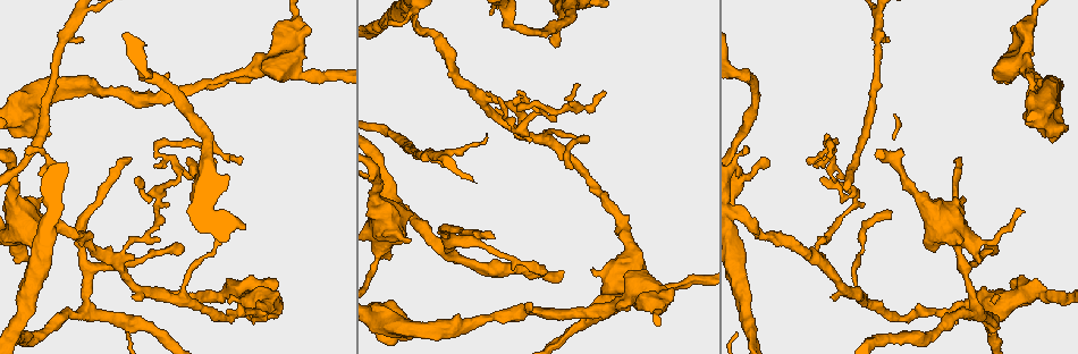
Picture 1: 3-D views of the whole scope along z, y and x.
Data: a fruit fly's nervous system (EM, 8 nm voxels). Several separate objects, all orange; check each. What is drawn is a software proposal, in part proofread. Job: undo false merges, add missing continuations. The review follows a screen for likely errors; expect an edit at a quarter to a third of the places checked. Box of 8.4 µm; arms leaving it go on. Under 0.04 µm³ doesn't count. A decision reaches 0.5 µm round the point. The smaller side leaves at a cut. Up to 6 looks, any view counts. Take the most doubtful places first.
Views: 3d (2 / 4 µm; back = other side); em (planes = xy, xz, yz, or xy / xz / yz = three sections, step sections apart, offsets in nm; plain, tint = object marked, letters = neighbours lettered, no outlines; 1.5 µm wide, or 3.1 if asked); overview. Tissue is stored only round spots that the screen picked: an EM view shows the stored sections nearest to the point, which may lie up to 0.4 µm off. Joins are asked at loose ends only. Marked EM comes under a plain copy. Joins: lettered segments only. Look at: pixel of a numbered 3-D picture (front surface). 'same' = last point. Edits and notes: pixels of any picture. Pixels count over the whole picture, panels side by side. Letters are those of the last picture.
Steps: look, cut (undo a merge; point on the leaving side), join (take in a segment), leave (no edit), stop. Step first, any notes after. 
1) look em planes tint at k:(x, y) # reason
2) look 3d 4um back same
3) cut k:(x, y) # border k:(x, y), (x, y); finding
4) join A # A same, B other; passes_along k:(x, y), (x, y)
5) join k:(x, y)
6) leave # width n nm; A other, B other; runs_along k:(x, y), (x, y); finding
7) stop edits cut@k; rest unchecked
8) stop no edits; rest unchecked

look em xy step 8 tint at 1:(409, 240) # an open end

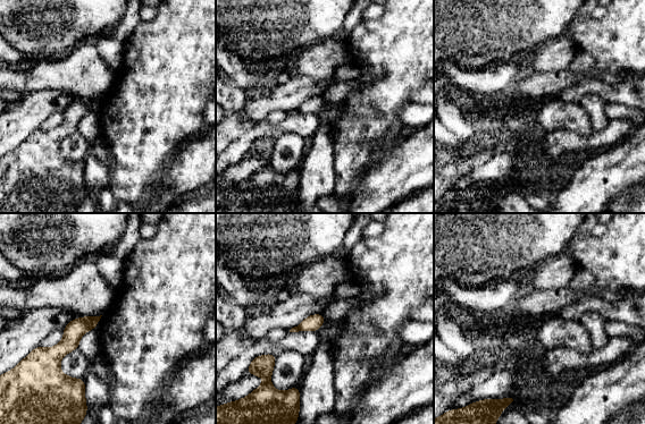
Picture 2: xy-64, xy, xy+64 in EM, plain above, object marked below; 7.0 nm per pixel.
look em planes letters same # cut it another way

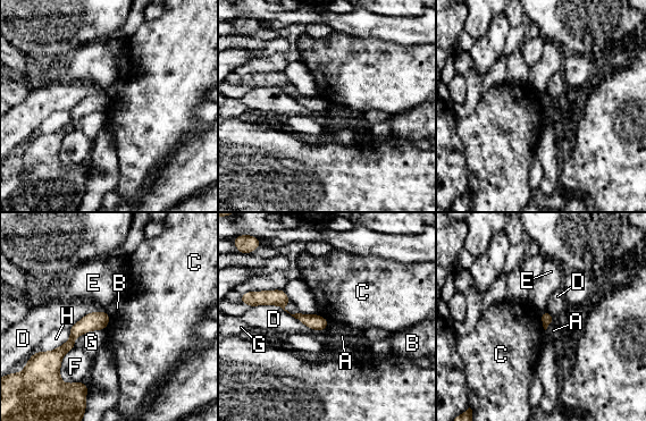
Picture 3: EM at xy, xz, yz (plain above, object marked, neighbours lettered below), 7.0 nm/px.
leave # A other, B other, C other, D other, E other, F other, G other, H other; border 3:(539, 313), (542, 326), (545, 329); no lettered segment goes on from it

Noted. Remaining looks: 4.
look 3d 4um at 1:(128, 161) # end of a long branch

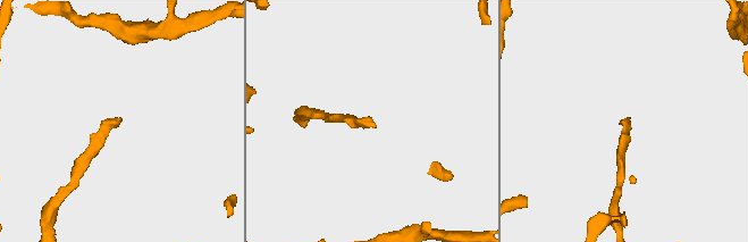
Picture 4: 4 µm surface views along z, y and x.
look em yz step 4 letters at 4:(117, 123)

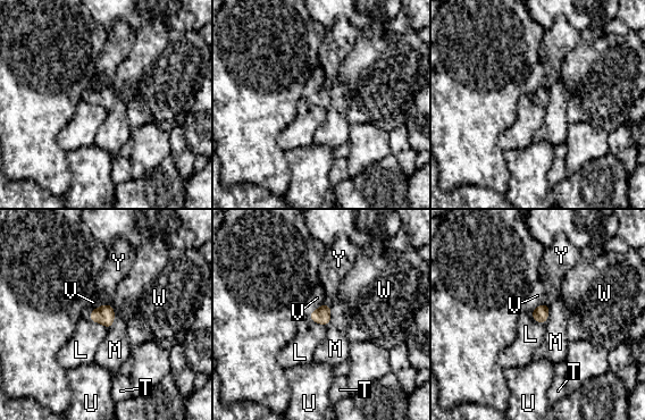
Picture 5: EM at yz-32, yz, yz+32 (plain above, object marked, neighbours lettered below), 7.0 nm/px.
look em xz step 4 letters same # another direction

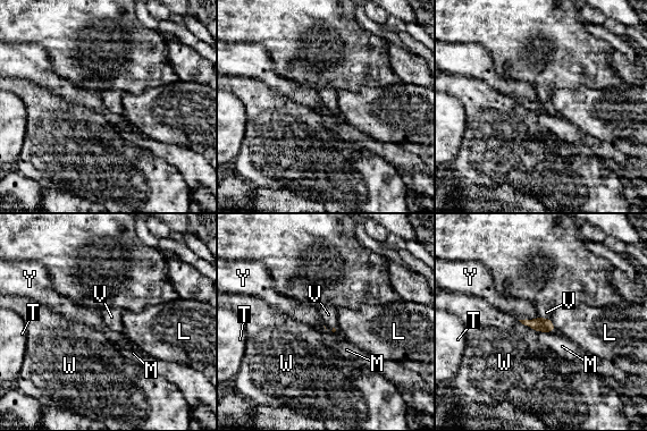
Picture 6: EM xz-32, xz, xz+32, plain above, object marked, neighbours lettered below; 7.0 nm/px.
join V # L other, M other, T other, V same, W other, Y other; passes_along 6:(539, 324), (540, 318), (546, 312); the neuron continues

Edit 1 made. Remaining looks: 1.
stop edits join@6; rest unchecked

